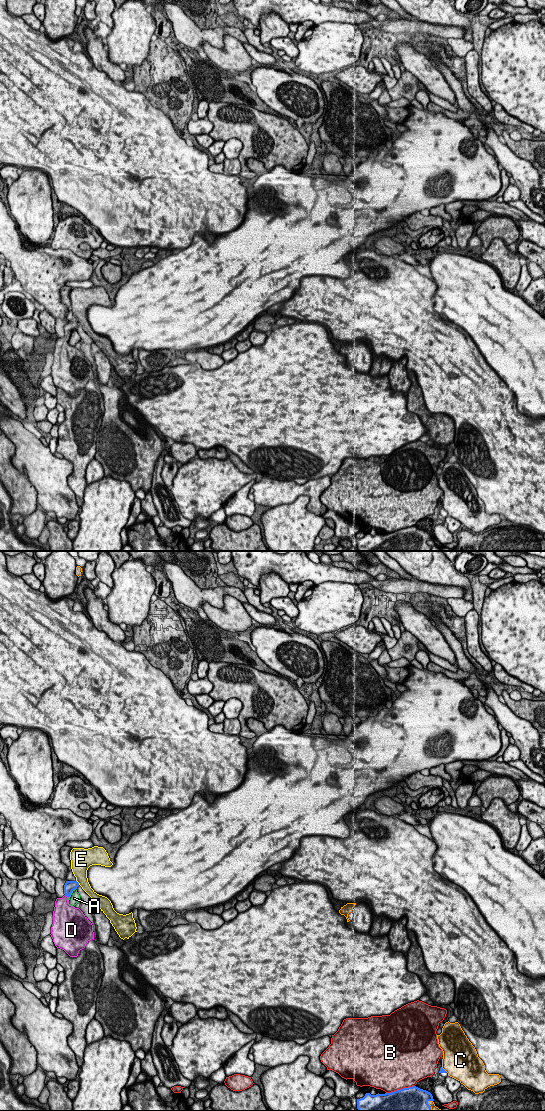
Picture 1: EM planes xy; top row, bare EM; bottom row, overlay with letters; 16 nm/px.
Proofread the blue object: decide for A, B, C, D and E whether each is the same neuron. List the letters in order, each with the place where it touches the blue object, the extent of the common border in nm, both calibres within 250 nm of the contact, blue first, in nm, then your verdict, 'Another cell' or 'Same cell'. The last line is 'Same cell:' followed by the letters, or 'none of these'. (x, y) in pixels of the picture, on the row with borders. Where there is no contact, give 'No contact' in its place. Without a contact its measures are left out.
A: Touches blue at xy (71, 892). Shared border 190 nm. Thickness 170 nm (blue) against 170 nm. Another cell
B: Touches blue at xy (400, 1089). Shared border 480 nm. Thickness 500 nm (blue) against 500 nm. Another cell
C: Touches blue at xy (429, 1105). Shared border 180 nm. Thickness 480 nm (blue) against 130 nm. Another cell
D: Touches blue at xy (66, 895). Shared border 90 nm. Thickness 170 nm (blue) against 280 nm. Same cell
E: Touches blue at xy (77, 882). Shared border 100 nm. Thickness 170 nm (blue) against 260 nm. Another cell
Same cell: D

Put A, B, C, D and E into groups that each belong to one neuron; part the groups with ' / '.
A / B / C / D / E

